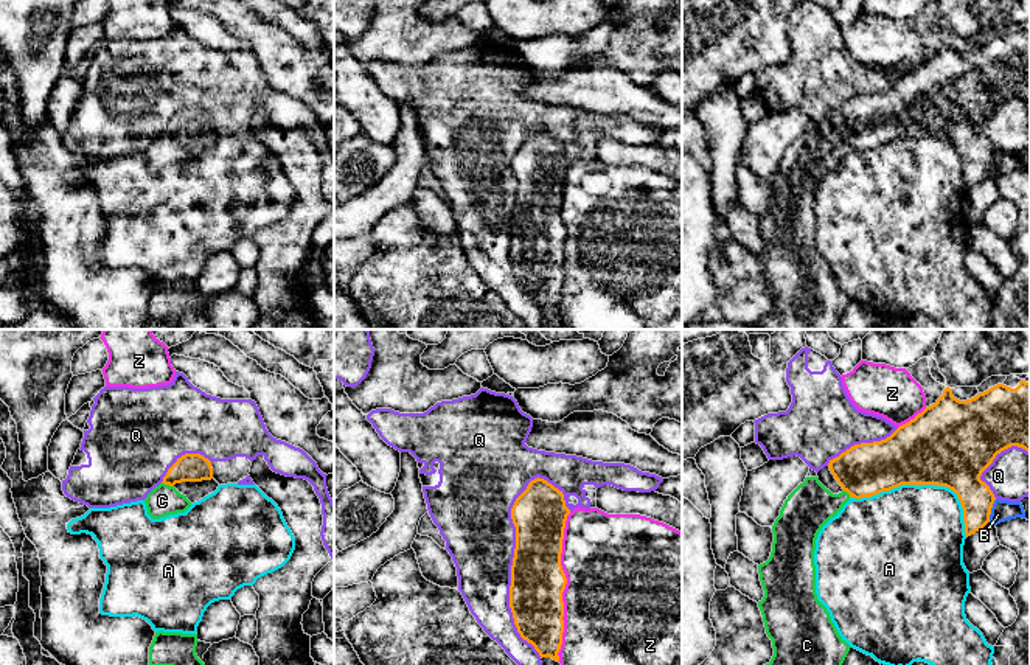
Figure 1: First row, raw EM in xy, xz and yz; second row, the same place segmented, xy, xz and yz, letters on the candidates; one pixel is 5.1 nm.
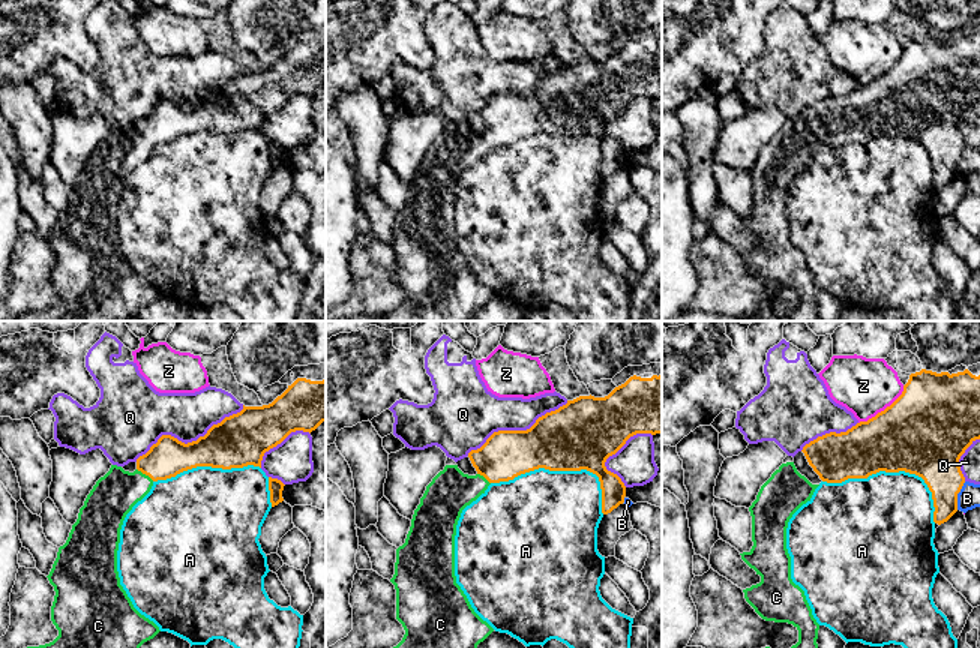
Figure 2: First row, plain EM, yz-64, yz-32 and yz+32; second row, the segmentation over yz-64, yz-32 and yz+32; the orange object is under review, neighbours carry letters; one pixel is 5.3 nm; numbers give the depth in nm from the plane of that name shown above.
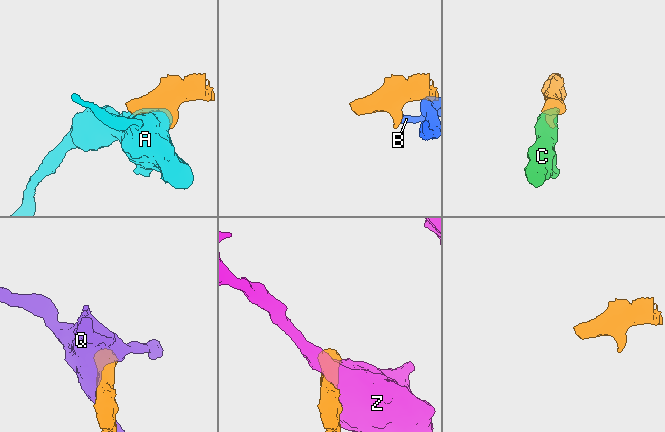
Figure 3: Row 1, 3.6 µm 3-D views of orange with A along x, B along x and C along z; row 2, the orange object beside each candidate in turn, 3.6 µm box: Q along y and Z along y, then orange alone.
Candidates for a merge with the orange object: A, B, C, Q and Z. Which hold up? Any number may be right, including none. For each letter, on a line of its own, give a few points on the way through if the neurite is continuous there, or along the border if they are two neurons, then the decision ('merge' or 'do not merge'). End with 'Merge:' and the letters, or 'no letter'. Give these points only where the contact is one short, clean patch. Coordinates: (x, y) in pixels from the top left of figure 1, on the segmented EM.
A: do not merge
B: do not merge
C: runs through xy (191, 466), (182, 470), (168, 483), (162, 501); merge
Q: do not merge
Z: do not merge
Merge: C

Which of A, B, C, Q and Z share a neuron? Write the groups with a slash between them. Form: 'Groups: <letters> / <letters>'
Groups: A / B / C / Q / Z

